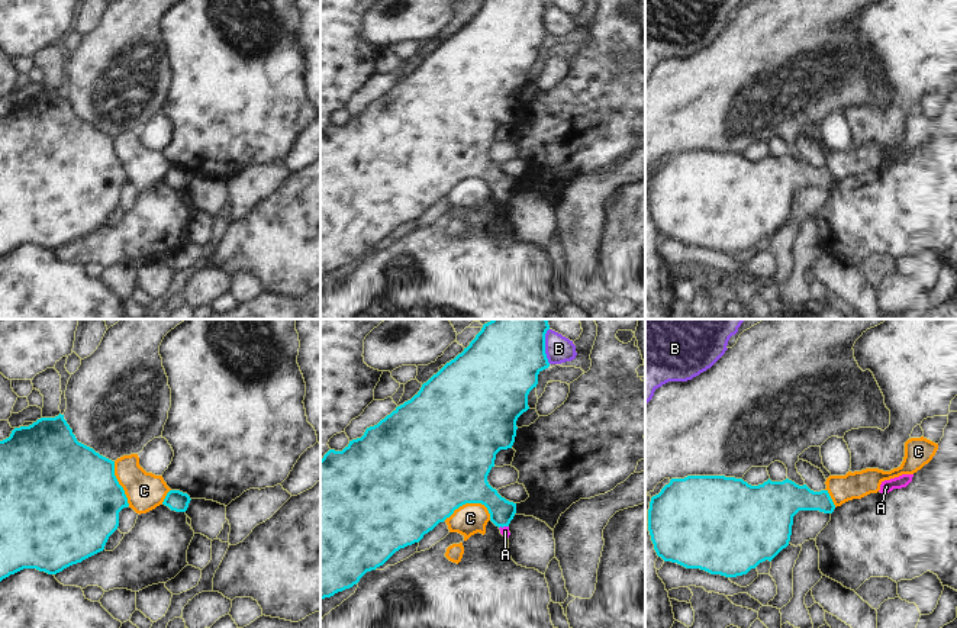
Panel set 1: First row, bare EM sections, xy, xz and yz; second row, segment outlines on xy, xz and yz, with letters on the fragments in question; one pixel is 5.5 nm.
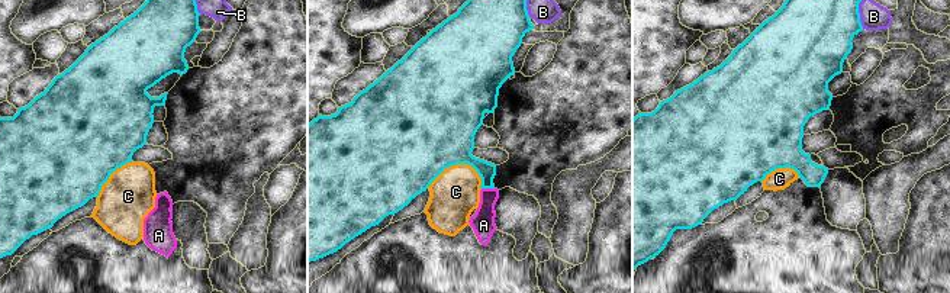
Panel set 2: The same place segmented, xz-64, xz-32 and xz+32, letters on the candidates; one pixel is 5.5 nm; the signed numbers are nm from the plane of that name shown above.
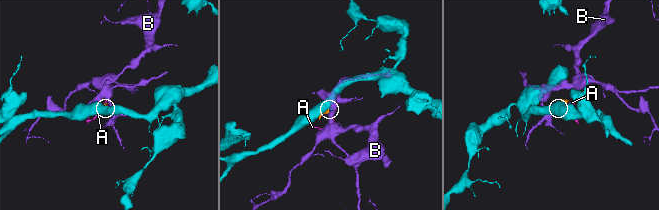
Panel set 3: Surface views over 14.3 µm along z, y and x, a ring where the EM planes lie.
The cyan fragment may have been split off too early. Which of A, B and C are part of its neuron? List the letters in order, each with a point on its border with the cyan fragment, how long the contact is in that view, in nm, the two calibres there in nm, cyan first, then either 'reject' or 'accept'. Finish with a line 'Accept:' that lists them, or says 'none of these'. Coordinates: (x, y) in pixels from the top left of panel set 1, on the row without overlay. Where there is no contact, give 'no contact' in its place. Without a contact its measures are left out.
A: xz (503, 200) | 60 nm | 140/50 nm | reject
B: xz (544, 21) | 200 nm | 420/150 nm | reject
C: xz (467, 177) | 260 nm | 500/170 nm | reject
Accept: none of these

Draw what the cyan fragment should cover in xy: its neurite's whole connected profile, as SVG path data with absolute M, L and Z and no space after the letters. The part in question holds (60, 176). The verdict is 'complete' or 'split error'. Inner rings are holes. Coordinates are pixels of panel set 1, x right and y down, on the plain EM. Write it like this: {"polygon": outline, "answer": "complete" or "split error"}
{"polygon": "M64 90L41 93L29 102L14 103L9 113L0 116L0 257L23 244L36 244L48 249L57 249L103 226L109 212L119 202L119 187L128 181L125 165L115 151L115 136L78 117Z", "answer": "complete"}

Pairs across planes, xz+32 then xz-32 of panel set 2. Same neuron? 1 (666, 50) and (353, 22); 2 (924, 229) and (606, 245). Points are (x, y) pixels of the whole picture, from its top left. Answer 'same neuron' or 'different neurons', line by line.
1: different neurons
2: same neuron

